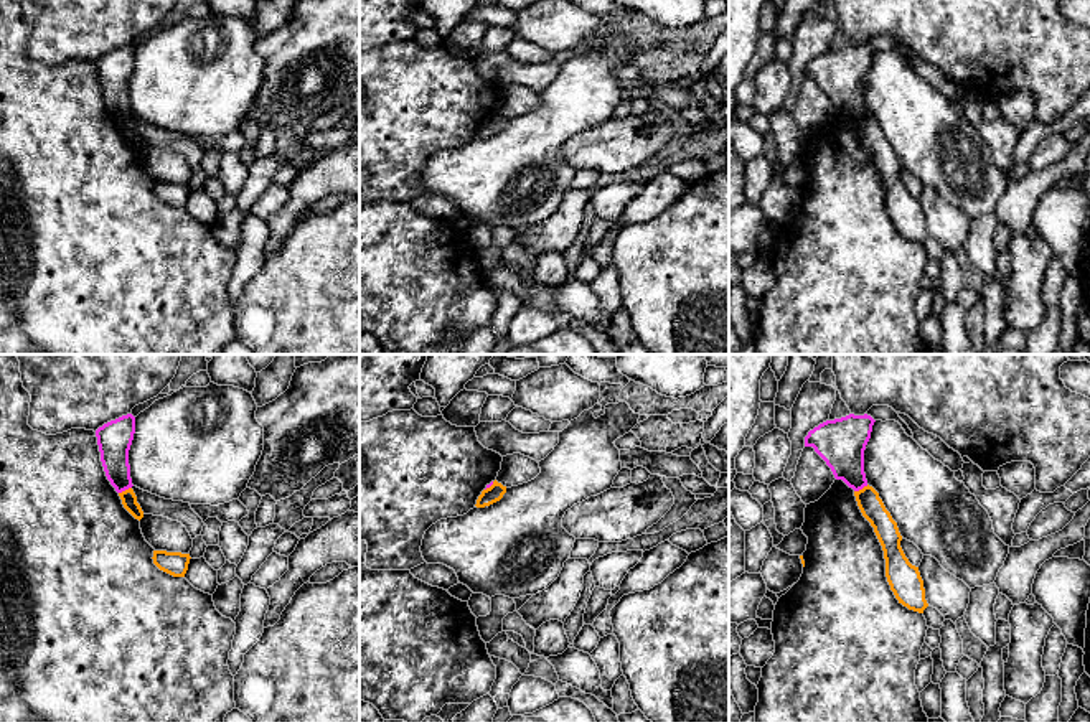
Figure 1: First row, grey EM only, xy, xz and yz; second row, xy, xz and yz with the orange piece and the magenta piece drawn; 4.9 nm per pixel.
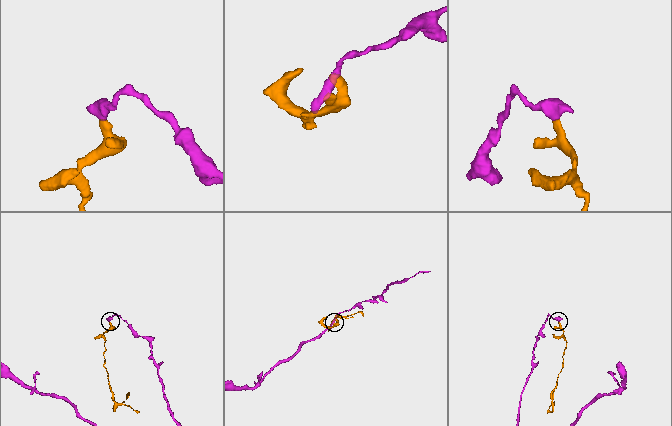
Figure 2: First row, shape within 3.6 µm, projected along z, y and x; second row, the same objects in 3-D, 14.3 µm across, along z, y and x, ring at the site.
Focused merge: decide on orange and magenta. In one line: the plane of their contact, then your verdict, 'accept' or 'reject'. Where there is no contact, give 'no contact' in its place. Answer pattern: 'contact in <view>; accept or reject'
contact in yz; reject

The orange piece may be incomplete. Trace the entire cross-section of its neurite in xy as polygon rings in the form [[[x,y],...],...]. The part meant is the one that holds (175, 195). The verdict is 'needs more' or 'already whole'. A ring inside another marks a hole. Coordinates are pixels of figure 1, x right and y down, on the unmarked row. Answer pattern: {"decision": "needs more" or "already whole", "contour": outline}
{"decision": "already whole", "contour": [[[153,181],[152,190],[160,201],[173,208],[185,208],[191,188],[181,183]]]}

